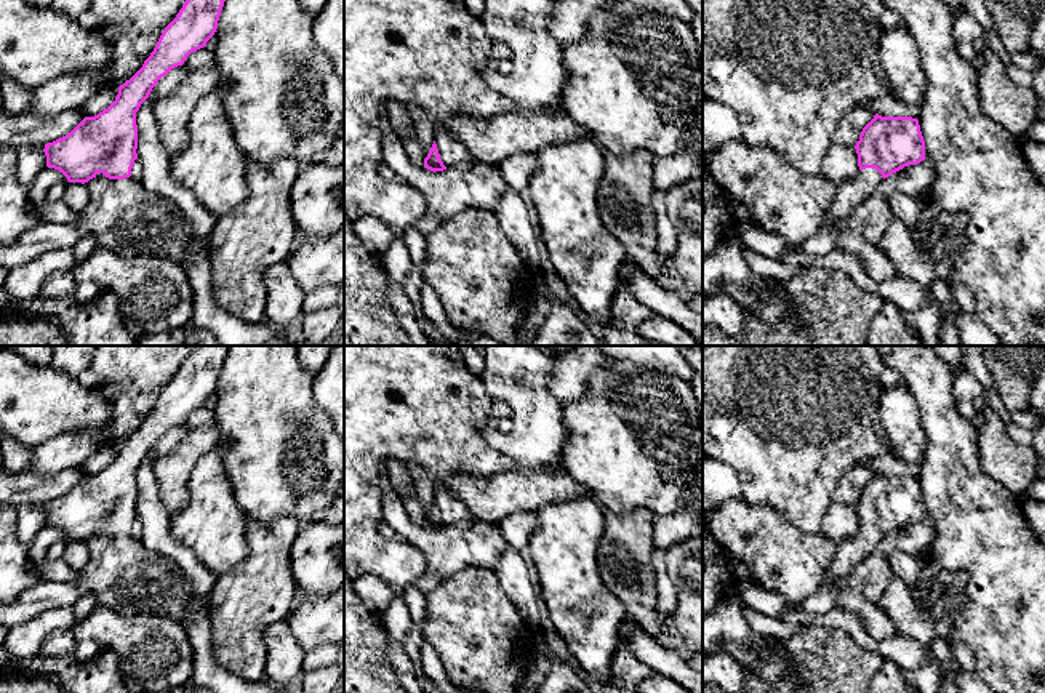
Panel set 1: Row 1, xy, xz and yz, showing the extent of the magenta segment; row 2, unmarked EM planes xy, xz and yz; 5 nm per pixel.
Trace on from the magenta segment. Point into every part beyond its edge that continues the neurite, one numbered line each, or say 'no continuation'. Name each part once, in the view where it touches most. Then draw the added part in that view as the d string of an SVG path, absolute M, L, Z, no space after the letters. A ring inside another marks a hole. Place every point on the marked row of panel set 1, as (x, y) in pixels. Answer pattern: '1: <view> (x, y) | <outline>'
1: xz (452, 152) | M435 120L434 141L445 166L477 163L443 120Z

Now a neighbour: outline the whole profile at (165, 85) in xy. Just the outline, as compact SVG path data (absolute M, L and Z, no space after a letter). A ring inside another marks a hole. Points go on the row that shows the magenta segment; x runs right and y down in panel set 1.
M178 66L171 69L165 77L157 82L149 96L158 99L170 94L182 82L189 70L190 69L186 66Z

